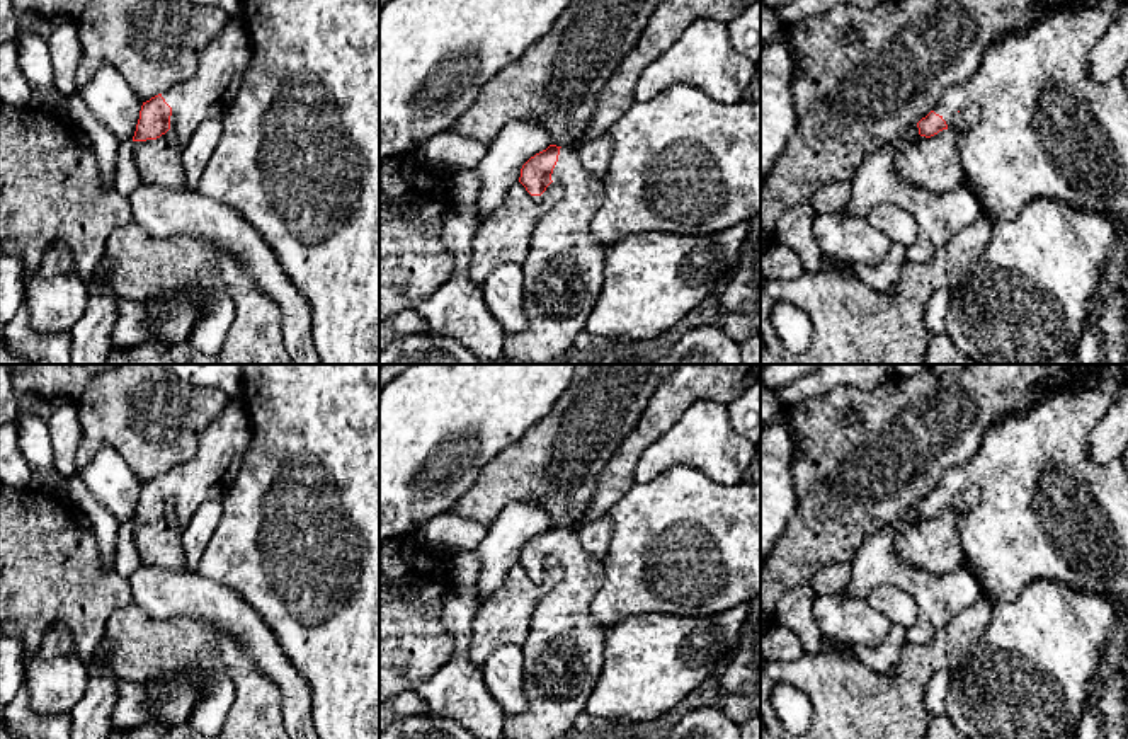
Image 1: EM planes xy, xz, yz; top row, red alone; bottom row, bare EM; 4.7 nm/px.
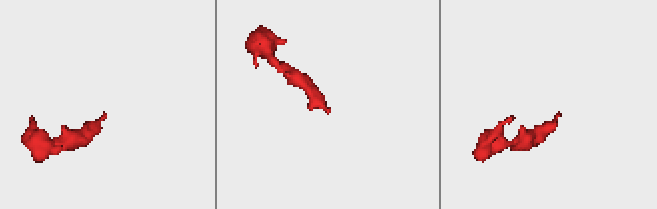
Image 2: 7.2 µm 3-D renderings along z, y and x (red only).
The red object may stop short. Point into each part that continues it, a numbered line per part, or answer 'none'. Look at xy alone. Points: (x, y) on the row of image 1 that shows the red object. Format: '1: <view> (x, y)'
1: xy (208, 94)

